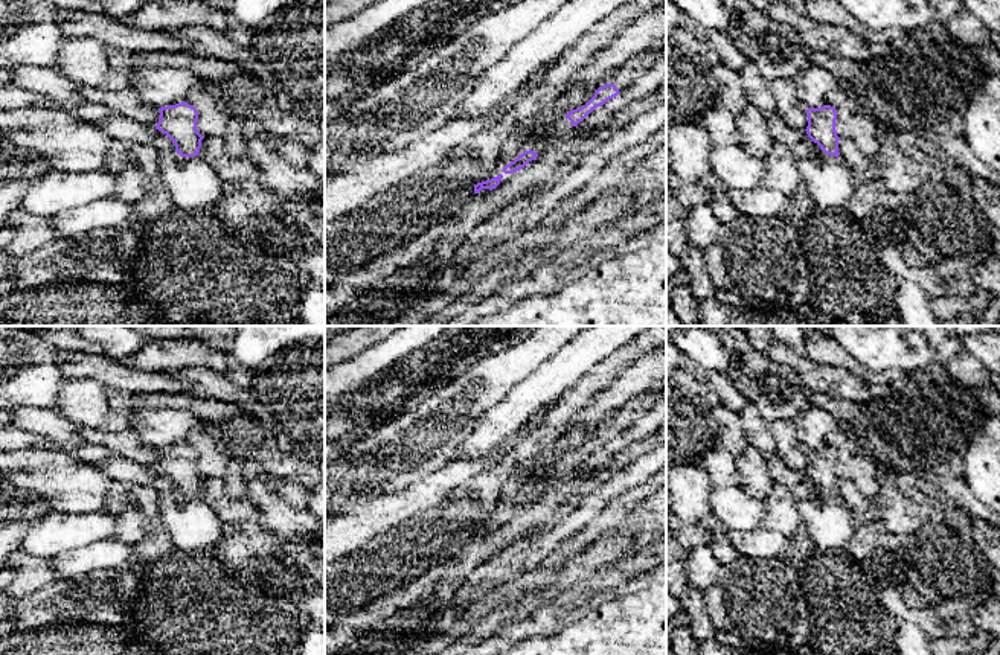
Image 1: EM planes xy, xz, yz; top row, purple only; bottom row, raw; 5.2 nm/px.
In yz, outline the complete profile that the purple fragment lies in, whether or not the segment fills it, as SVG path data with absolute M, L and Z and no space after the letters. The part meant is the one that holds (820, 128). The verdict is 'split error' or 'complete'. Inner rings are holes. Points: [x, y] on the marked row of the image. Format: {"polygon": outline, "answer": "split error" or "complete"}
{"polygon": "M823 105L820 108L808 108L808 137L820 146L820 149L828 155L838 157L838 140L835 131L837 111L831 105Z", "answer": "complete"}

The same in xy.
{"polygon": "M188 102L159 108L160 119L155 129L166 134L181 157L195 157L200 152L201 136L197 129L198 111Z", "answer": "complete"}

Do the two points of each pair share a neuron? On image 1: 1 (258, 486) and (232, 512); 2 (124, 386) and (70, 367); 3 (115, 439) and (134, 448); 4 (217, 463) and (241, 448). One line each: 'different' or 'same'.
1: different
2: same
3: same
4: different

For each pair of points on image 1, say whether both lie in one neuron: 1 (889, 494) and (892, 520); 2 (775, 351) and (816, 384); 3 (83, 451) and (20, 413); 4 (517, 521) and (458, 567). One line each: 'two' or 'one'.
1: one
2: one
3: one
4: one

